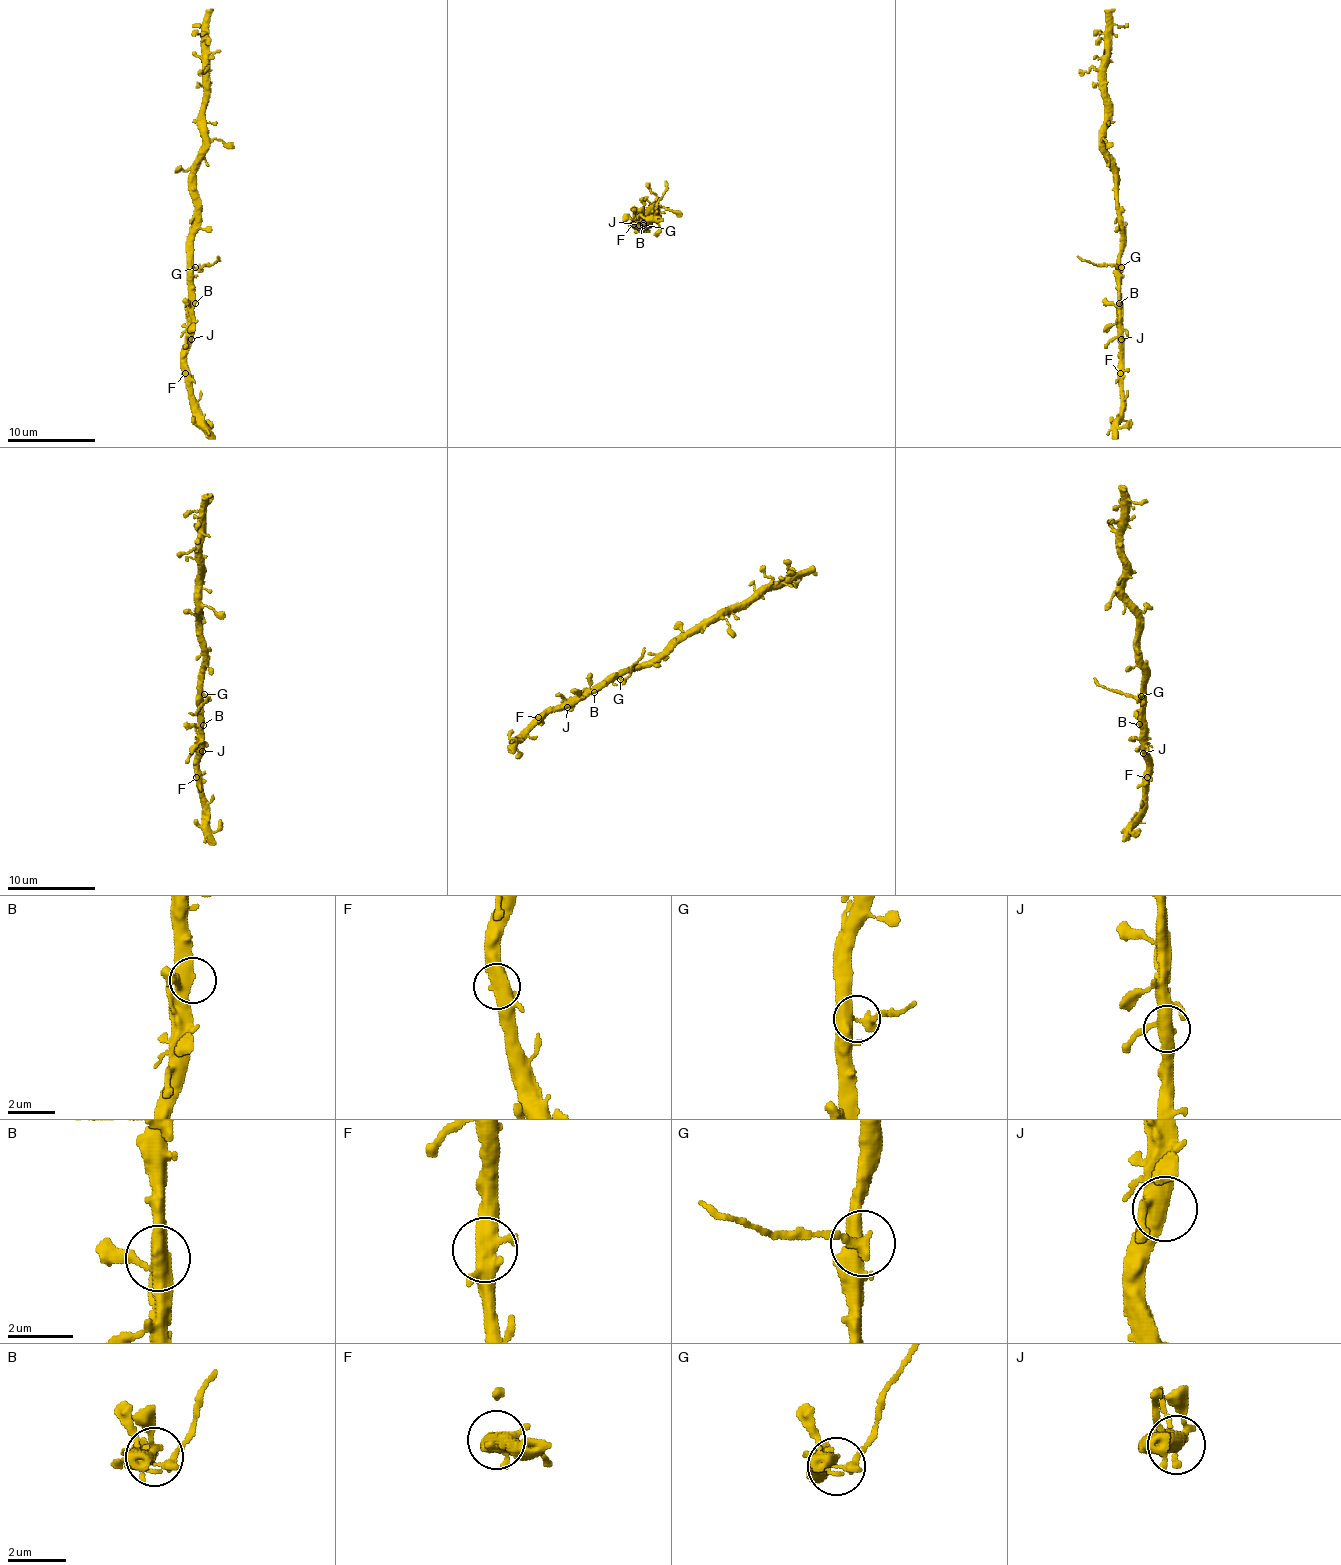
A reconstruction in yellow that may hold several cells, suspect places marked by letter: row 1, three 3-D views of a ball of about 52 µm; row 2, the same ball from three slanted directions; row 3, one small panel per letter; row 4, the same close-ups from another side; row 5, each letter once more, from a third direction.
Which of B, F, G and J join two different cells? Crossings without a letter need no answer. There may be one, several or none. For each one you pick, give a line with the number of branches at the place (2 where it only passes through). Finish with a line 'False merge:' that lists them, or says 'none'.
G: 3
False merge: G

